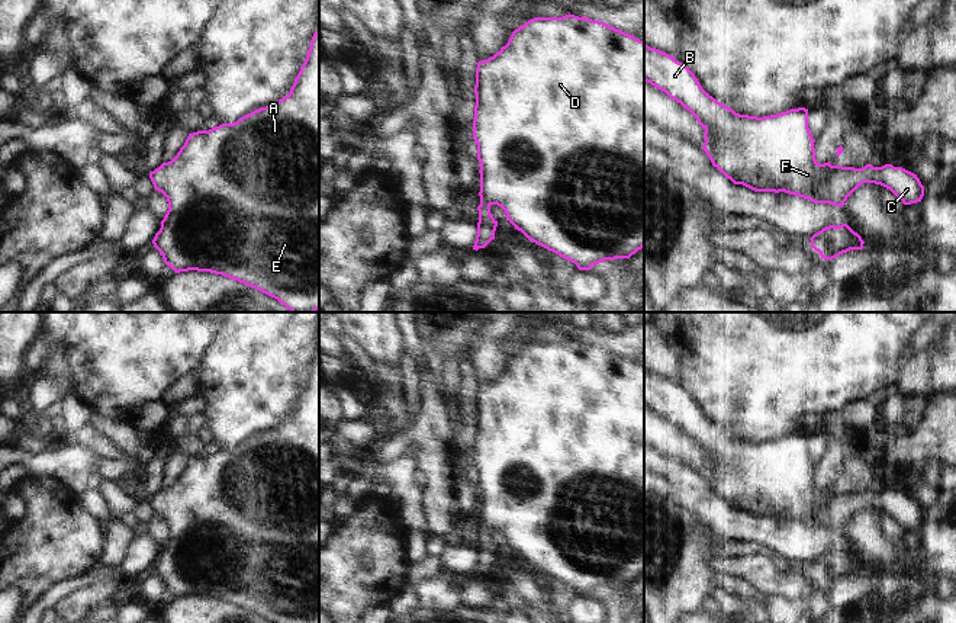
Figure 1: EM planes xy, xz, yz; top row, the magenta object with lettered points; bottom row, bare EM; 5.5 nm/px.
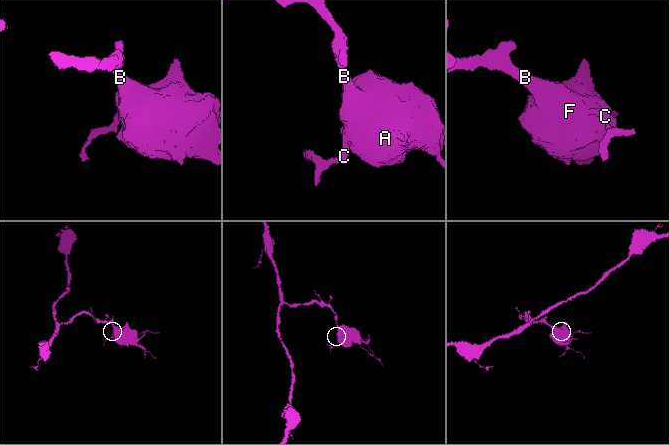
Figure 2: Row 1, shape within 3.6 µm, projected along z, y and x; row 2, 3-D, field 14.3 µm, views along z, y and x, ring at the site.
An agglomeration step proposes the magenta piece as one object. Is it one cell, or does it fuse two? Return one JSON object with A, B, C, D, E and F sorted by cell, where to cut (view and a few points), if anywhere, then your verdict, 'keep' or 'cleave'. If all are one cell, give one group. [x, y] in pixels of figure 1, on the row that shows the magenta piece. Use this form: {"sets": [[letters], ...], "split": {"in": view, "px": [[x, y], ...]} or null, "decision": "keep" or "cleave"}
{"sets": [["A", "B", "C", "D", "E", "F"]], "split": null, "decision": "keep"}

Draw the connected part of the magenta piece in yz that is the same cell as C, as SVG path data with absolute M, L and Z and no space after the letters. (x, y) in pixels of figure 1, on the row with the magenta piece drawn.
M646 44L644 81L696 118L705 129L702 150L734 184L754 192L785 192L841 208L863 183L889 189L904 205L921 202L924 196L917 174L902 167L820 164L815 160L815 139L808 128L808 109L798 107L763 118L735 113L709 96L685 64Z

